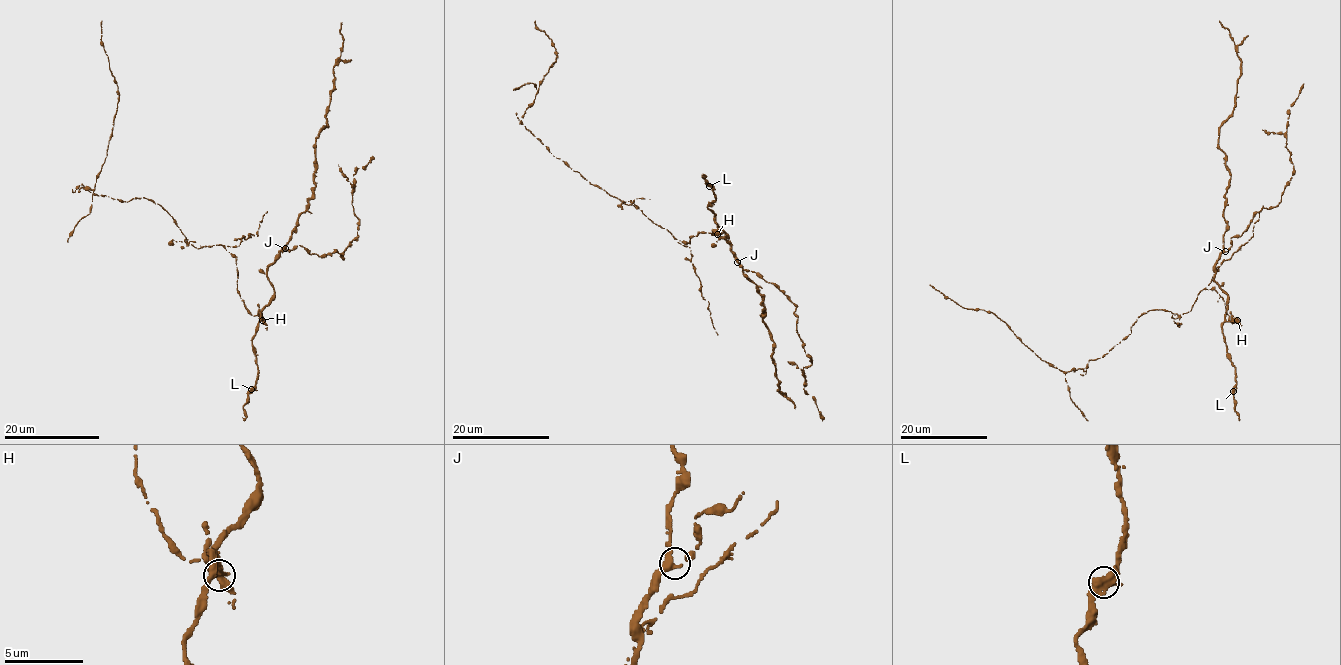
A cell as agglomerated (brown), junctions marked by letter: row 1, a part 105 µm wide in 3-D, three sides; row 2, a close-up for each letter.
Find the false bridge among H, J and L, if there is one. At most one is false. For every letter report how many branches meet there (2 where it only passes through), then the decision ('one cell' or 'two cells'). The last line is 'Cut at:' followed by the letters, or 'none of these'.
H: branches 3; two cells
J: branches 3; one cell
L: branches 3; one cell
Cut at: H

